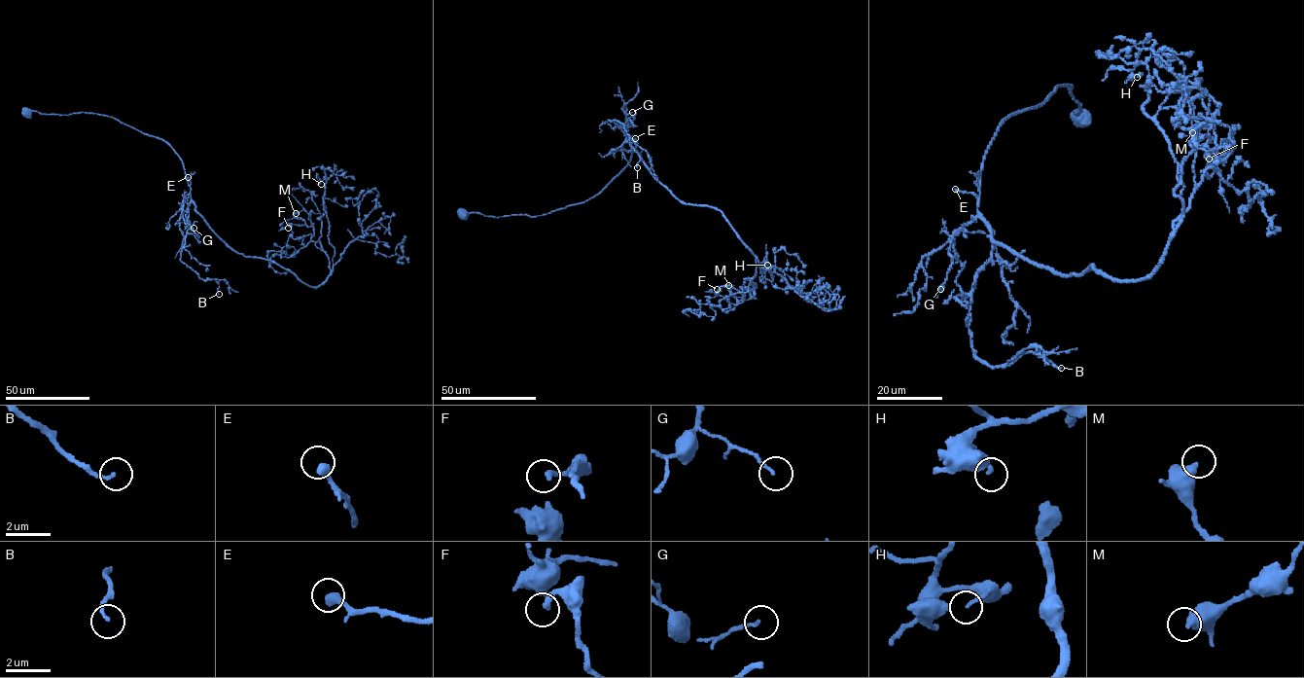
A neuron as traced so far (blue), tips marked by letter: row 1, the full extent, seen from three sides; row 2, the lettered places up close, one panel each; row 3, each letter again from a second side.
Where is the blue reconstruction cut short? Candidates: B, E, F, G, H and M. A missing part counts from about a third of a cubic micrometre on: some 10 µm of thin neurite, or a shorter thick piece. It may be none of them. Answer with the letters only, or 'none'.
none

